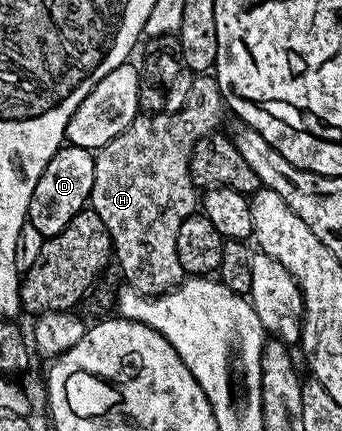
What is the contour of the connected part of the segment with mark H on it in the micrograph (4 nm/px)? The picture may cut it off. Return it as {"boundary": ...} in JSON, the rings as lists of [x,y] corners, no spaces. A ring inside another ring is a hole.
{"boundary":[[[197,74],[191,82],[191,98],[187,98],[183,110],[139,114],[119,135],[111,138],[111,142],[96,149],[95,182],[91,186],[88,207],[99,214],[99,218],[103,218],[103,226],[107,226],[115,264],[125,275],[124,283],[144,296],[159,296],[177,287],[186,275],[179,262],[177,239],[179,226],[183,226],[185,219],[199,208],[199,192],[194,187],[189,169],[192,148],[197,140],[216,133],[222,127],[221,115],[226,115],[226,112],[216,75]]]}

